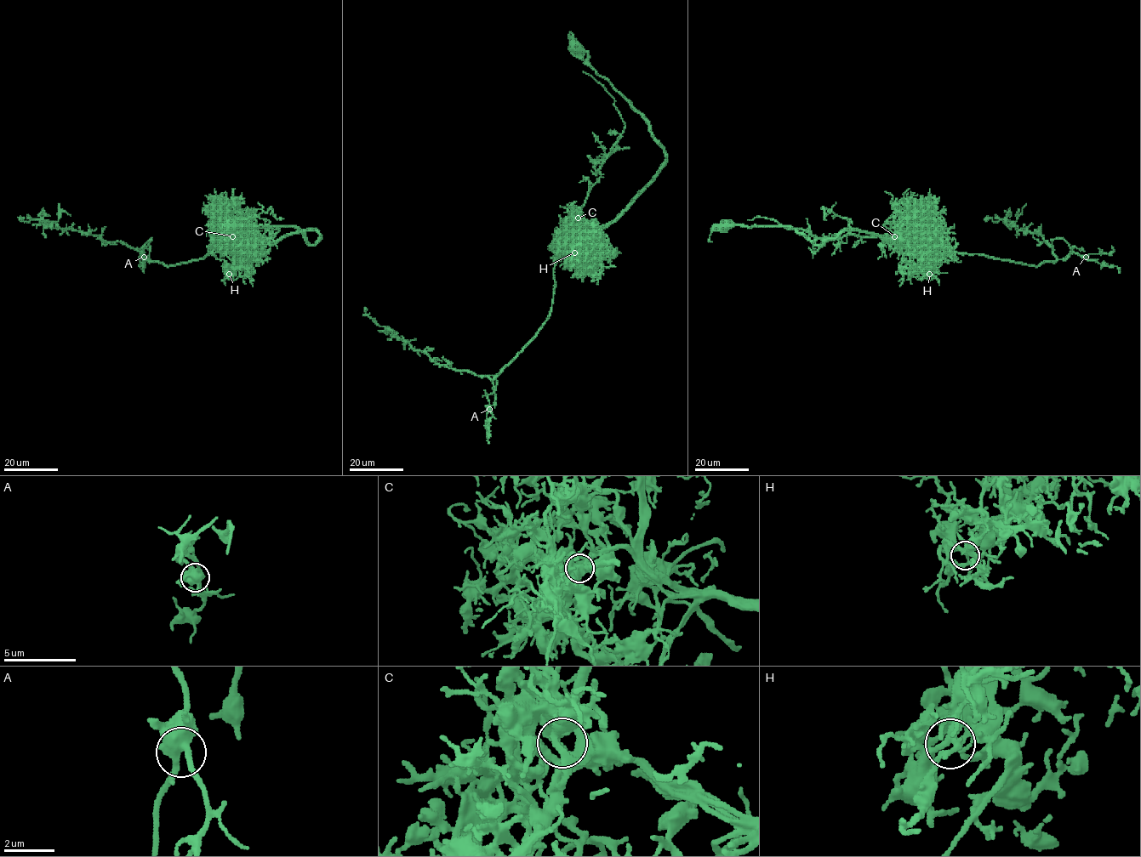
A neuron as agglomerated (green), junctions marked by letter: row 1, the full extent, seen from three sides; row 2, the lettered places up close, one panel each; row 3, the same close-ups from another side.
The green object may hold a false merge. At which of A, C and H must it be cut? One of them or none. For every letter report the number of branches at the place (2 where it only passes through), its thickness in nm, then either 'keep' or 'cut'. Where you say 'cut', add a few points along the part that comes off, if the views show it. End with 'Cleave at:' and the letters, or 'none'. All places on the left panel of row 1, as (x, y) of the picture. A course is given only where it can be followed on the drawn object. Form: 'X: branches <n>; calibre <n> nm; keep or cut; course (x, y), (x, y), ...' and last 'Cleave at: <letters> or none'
A: branches 3; calibre 440 nm; keep
C: branches 3; calibre 400 nm; cut; course (232, 236), (222, 247), (208, 246), (203, 258), (164, 265), (120, 241), (105, 241), (48, 221), (21, 221)
H: branches 3; calibre 280 nm; keep
Cleave at: C

